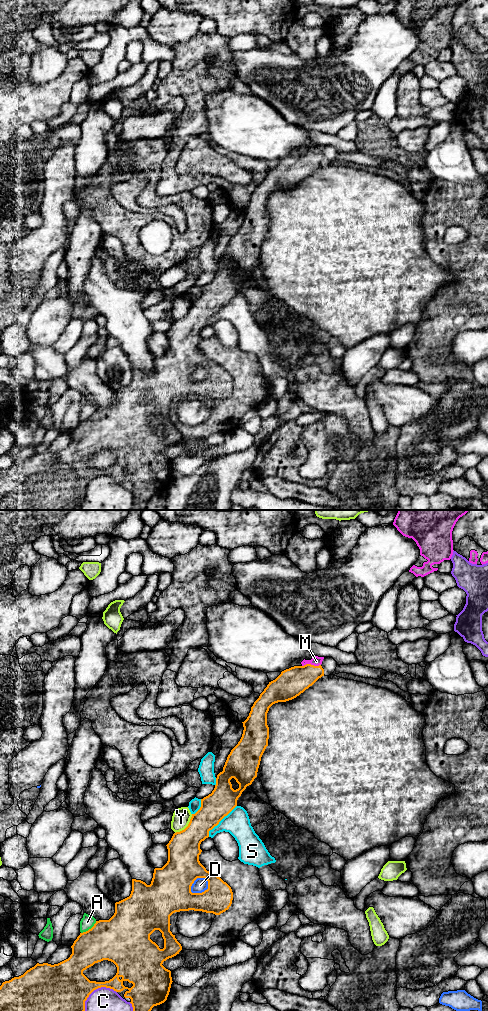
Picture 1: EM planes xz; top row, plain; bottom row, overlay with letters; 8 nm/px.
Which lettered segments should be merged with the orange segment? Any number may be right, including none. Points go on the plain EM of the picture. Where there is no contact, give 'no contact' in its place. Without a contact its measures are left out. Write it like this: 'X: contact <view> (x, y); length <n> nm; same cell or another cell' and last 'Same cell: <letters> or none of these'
A: contact xz (89, 417); length 160 nm; another cell
C: contact xz (89, 482); length 380 nm; another cell
D: contact xz (202, 380); length 170 nm; another cell
M: contact xz (310, 152); length 150 nm; same cell
S: contact xz (220, 308); length 340 nm; another cell
Y: contact xz (187, 314); length 220 nm; another cell
Same cell: M

